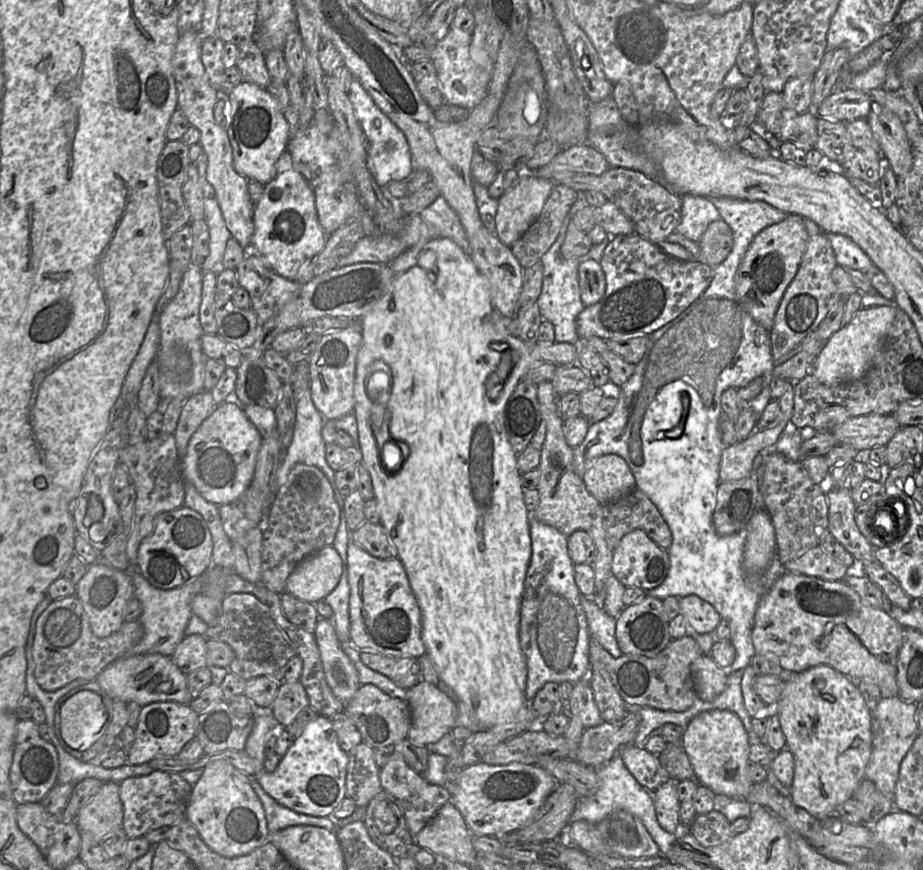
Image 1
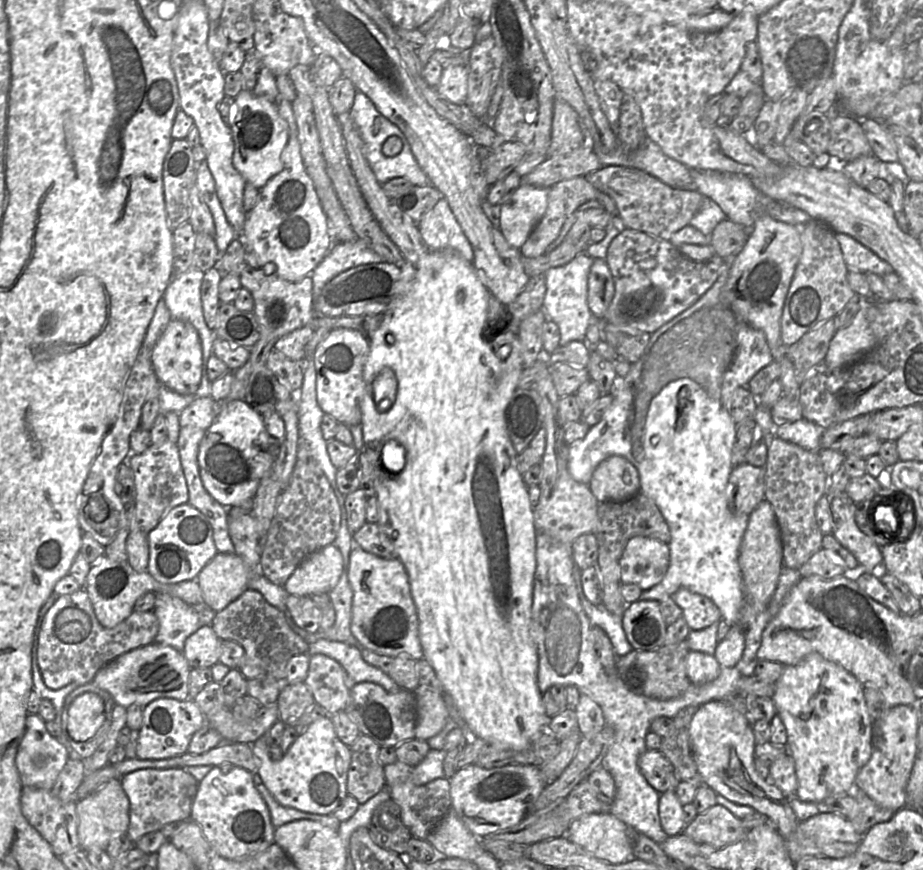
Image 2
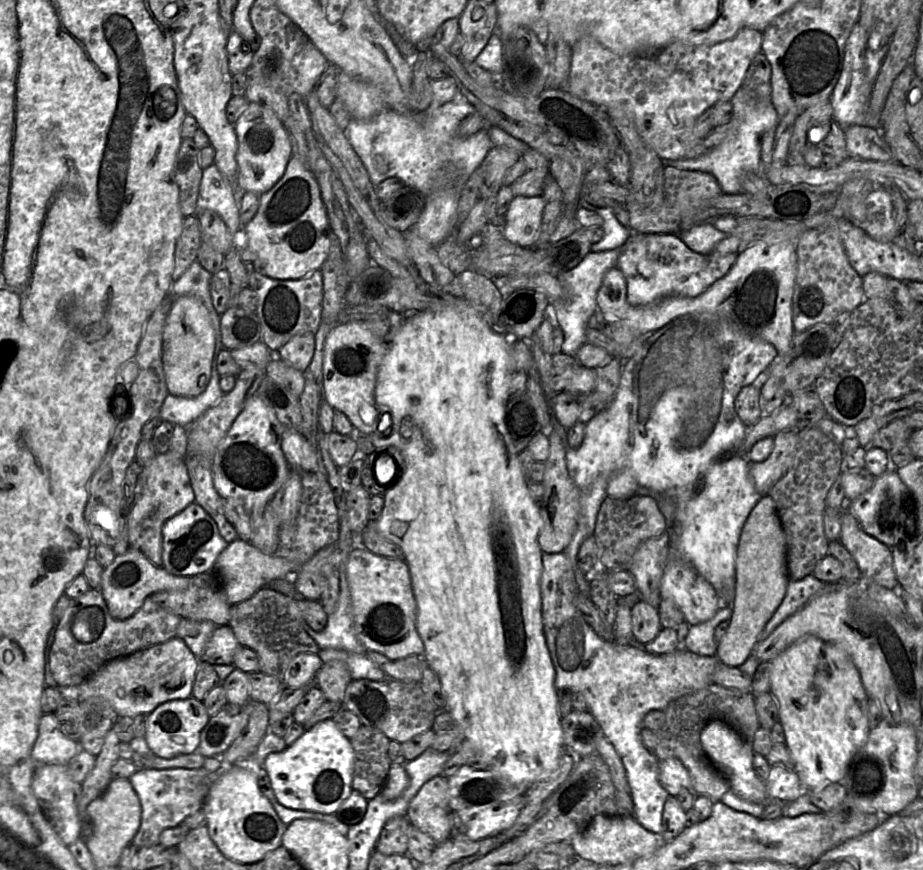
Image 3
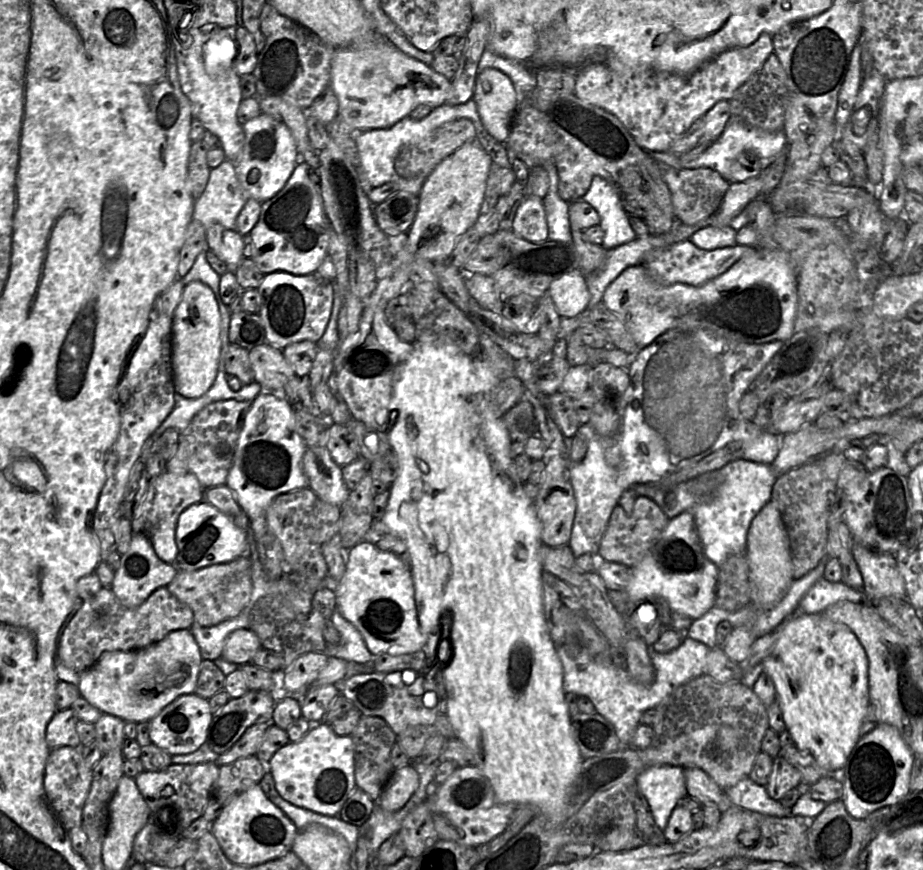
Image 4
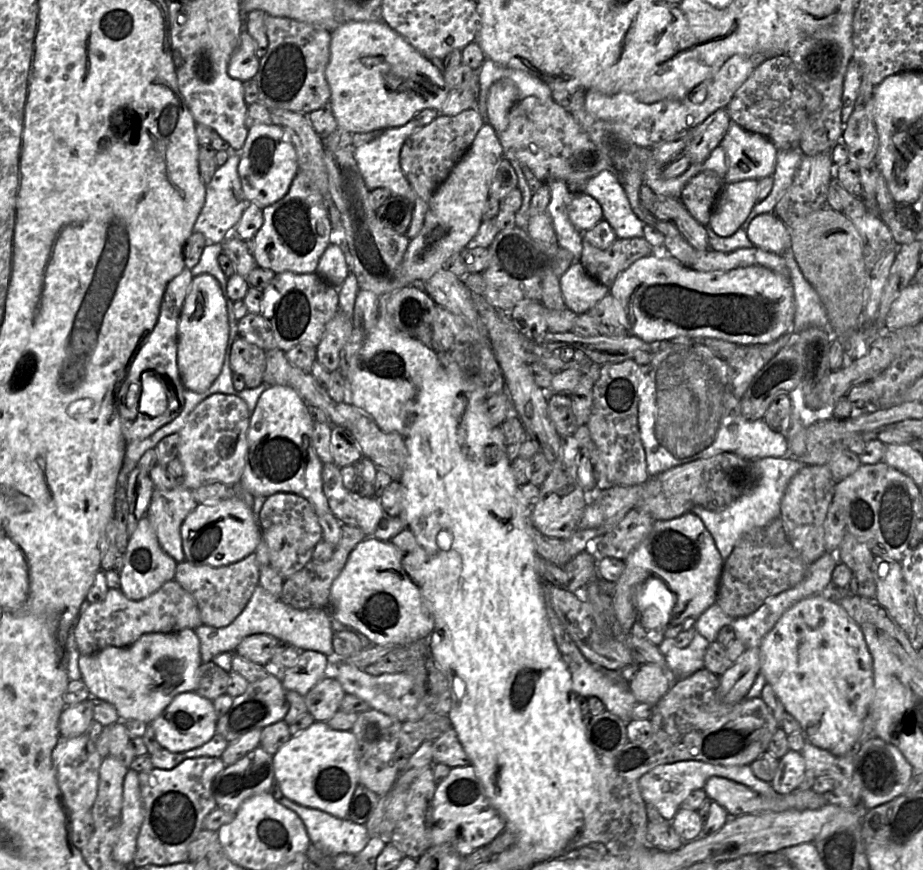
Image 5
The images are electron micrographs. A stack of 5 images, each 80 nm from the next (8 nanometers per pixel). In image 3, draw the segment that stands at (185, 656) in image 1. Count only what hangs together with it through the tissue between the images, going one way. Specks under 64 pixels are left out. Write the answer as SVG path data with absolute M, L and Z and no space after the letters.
M218 626L207 642L199 661L205 661L212 665L232 664L235 650L239 645L239 641L229 626Z

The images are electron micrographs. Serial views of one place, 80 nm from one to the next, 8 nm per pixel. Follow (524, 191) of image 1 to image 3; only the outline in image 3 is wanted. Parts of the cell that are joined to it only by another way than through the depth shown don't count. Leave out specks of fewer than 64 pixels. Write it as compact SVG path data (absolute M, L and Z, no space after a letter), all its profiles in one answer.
M542 195L515 196L506 213L502 229L506 239L521 247L537 244L543 221L545 200Z

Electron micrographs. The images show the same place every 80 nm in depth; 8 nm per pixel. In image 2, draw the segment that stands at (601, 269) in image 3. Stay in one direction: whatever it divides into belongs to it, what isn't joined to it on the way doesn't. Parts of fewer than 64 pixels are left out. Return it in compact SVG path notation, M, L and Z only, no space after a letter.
M583 252L576 255L567 264L551 268L544 273L546 292L542 310L548 320L558 325L560 346L572 341L584 341L587 329L594 319L588 305L588 277L594 260Z

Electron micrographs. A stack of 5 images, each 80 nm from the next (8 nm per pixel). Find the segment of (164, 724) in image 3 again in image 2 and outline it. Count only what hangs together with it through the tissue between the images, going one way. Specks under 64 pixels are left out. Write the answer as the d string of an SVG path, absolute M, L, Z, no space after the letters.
M161 698L143 707L143 721L139 730L136 758L161 760L188 753L193 735L205 725L206 716L193 699L184 701Z

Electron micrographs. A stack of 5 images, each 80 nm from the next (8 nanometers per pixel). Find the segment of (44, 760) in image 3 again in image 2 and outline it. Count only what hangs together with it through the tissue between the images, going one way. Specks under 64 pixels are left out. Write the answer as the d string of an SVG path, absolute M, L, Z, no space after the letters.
M37 714L28 715L25 722L25 733L15 757L15 765L23 787L50 790L68 760L68 749L48 732L46 722Z

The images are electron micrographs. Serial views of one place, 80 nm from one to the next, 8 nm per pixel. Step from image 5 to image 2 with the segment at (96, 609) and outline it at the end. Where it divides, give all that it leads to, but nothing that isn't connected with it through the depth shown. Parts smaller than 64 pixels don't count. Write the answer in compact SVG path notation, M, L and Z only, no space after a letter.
M84 588L70 595L60 596L47 611L38 631L37 662L47 688L58 690L70 683L91 683L97 672L109 662L132 650L154 643L159 623L153 611L132 612L128 618L113 628L105 628L98 621L92 603Z

